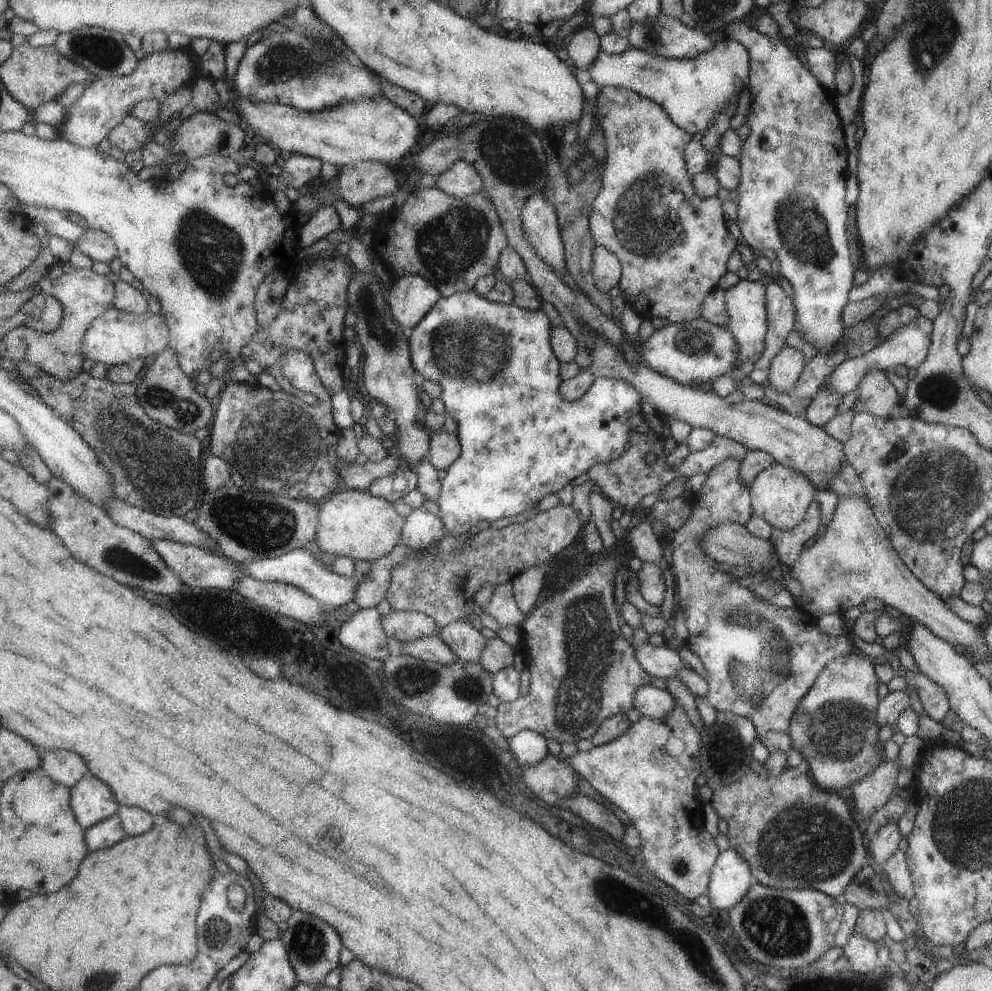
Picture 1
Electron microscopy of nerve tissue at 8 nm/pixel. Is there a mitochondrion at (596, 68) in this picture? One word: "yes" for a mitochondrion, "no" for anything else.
no

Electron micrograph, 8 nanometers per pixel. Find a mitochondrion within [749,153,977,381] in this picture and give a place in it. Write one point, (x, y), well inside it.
(801, 227)

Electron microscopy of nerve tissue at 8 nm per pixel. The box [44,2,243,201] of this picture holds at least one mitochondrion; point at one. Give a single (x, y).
(103, 53)

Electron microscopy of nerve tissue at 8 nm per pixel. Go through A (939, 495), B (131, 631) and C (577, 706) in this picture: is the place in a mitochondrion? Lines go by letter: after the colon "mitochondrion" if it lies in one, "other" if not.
A: mitochondrion
B: other
C: mitochondrion

